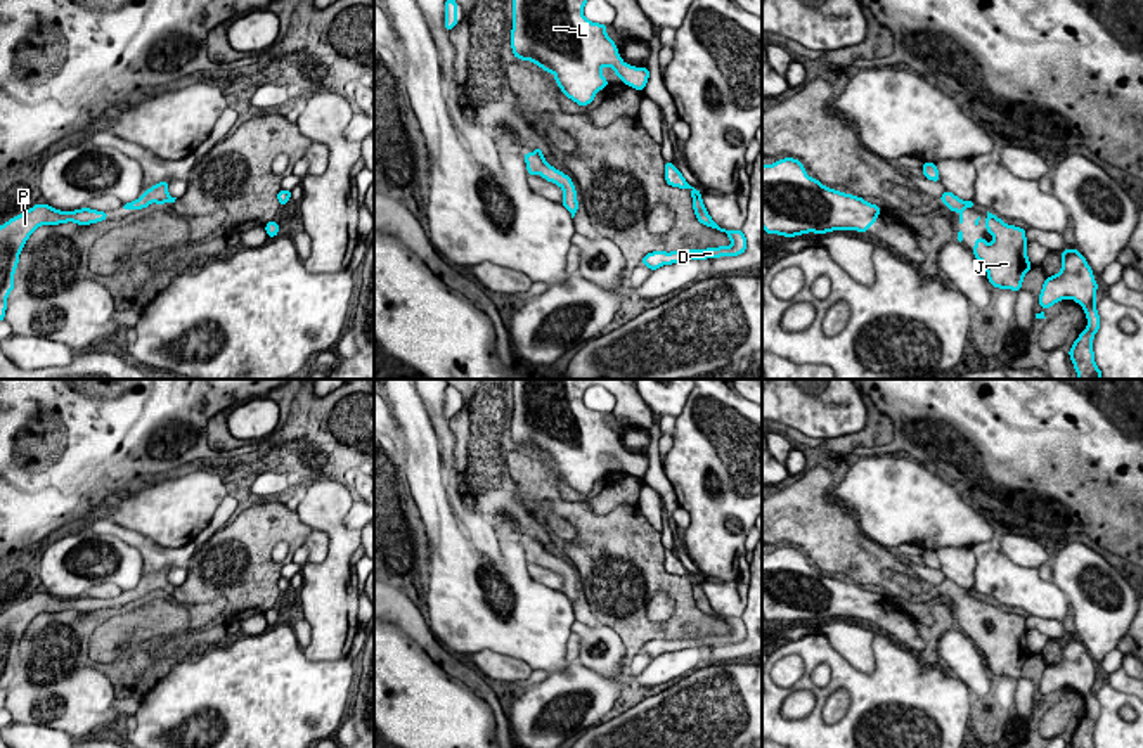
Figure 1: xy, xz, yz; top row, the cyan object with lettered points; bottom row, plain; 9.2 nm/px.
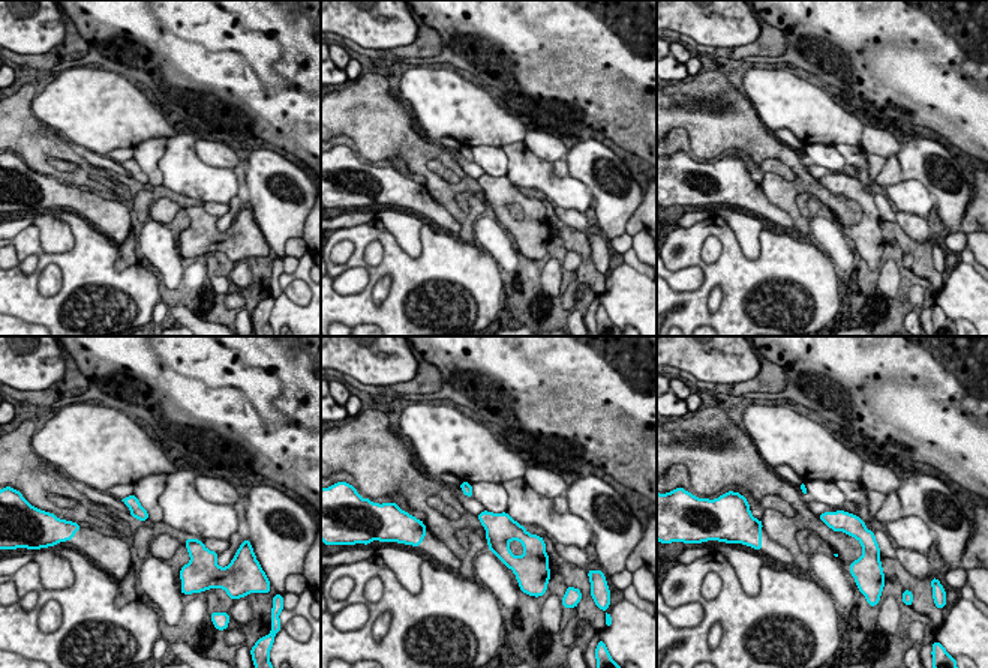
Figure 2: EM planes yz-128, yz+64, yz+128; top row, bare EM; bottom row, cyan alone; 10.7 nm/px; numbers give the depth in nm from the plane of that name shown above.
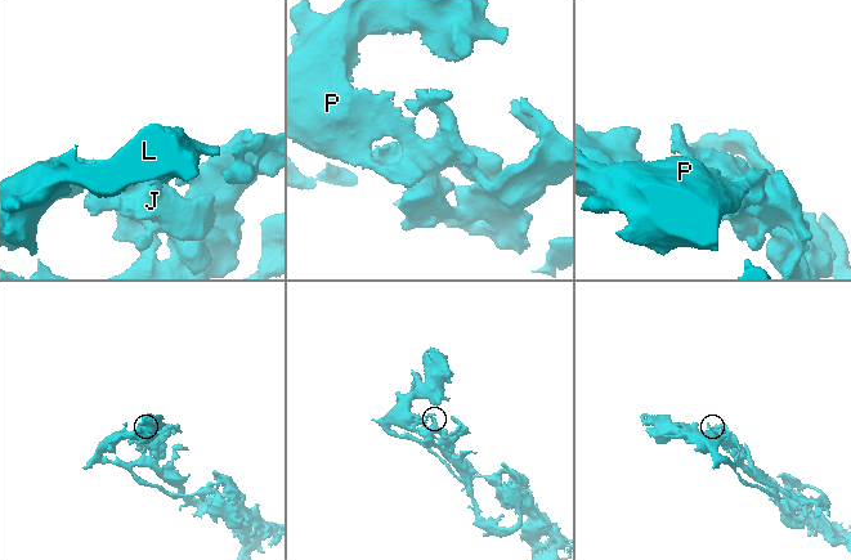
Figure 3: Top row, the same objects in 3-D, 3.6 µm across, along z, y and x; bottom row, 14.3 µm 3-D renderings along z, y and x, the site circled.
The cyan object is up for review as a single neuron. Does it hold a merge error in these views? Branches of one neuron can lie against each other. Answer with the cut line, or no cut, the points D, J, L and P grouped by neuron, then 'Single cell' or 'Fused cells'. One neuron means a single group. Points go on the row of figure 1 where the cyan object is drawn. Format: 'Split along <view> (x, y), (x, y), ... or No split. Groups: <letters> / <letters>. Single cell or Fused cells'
No split. Groups: D J L P. Single cell

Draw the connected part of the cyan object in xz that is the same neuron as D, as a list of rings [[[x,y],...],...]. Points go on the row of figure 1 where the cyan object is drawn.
[[[665,161],[665,182],[672,187],[681,187],[681,189],[691,189],[691,197],[693,197],[693,210],[700,223],[712,227],[715,230],[726,232],[727,237],[733,241],[731,246],[720,246],[720,248],[708,248],[708,249],[691,249],[691,251],[653,251],[648,253],[643,258],[643,265],[646,265],[649,270],[656,270],[662,265],[670,265],[677,261],[686,261],[686,260],[705,260],[705,258],[719,258],[719,256],[738,256],[746,251],[746,237],[743,230],[726,230],[720,225],[717,225],[703,201],[701,201],[701,192],[691,187],[686,178],[681,175],[681,171],[675,168],[675,164]]]

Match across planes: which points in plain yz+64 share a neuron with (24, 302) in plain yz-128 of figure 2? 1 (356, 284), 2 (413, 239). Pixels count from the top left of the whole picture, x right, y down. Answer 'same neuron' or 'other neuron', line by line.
1: other neuron
2: other neuron

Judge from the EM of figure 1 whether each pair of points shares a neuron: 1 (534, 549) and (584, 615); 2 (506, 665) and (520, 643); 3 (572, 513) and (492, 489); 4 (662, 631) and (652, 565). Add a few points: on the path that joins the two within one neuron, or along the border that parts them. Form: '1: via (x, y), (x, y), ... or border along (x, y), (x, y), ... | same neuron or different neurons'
1: via (553, 558), (570, 575), (575, 596) | same neuron
2: border along (470, 655), (494, 650), (518, 657), (534, 669) | different neurons
3: border along (511, 478), (520, 497) | different neurons
4: via (679, 617), (681, 596), (667, 582) | same neuron

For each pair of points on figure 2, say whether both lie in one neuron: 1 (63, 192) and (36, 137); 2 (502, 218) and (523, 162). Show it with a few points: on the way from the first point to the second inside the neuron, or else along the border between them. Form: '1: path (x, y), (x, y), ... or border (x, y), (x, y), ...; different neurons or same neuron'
1: border (21, 159), (33, 170), (53, 177); different neurons
2: border (505, 176), (520, 188); different neurons

